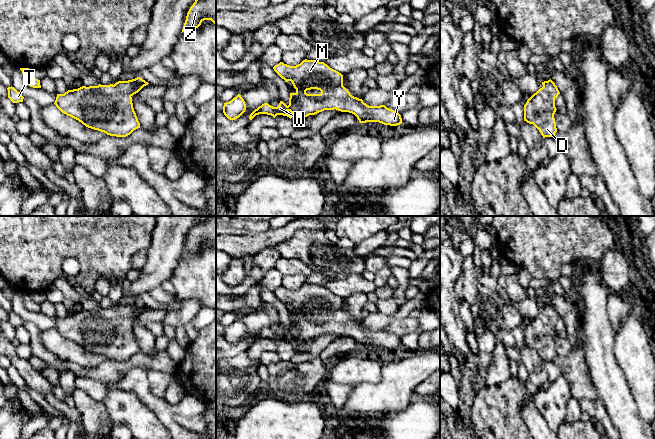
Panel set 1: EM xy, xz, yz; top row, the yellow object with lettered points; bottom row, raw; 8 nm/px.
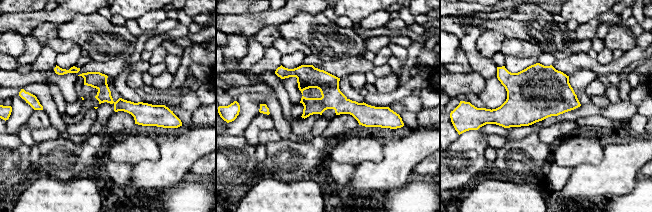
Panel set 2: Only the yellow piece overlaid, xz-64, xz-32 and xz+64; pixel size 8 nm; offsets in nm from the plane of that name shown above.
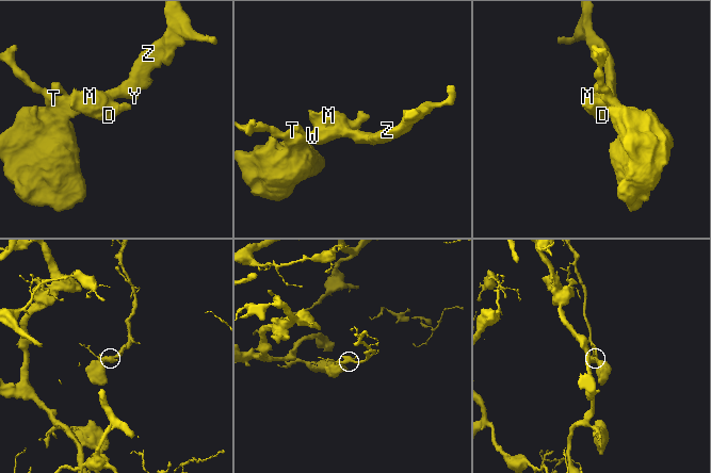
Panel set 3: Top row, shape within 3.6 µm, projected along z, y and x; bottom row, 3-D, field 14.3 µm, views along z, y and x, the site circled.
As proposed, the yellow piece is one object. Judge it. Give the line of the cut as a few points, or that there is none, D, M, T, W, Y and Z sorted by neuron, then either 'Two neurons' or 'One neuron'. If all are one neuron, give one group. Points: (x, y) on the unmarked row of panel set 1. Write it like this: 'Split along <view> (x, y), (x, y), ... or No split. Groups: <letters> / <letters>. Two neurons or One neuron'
No split. Groups: D M T W Y Z. One neuron

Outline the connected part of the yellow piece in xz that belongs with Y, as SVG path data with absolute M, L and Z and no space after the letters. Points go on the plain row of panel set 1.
M305 283L296 290L280 286L273 293L285 306L291 305L296 316L290 317L288 330L282 325L277 331L264 327L250 338L250 344L259 338L274 342L277 339L290 343L305 342L324 334L336 333L354 338L360 347L402 348L398 336L385 329L369 330L362 323L352 320L343 310L343 299L324 286Z

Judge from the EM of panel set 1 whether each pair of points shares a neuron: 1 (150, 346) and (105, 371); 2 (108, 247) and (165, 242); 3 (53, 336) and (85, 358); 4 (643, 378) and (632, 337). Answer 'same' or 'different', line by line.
1: different
2: different
3: same
4: same

